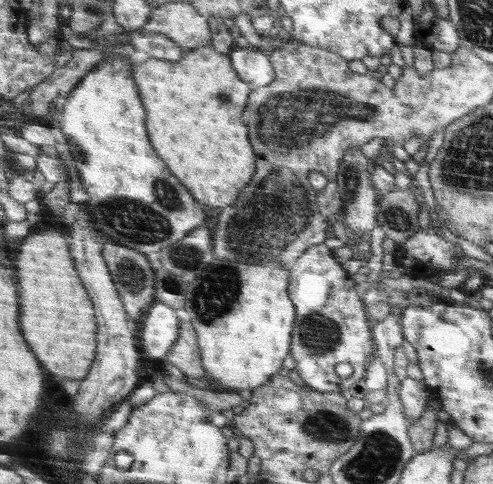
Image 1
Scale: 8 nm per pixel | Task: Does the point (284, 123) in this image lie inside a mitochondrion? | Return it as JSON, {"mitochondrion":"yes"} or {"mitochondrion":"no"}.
{"mitochondrion":"yes"}

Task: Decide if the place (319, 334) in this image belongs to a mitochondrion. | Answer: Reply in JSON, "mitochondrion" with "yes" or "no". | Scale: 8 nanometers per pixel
{"mitochondrion":"yes"}

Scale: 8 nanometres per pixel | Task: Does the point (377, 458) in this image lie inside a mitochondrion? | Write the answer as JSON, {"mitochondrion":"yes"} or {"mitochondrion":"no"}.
{"mitochondrion":"yes"}

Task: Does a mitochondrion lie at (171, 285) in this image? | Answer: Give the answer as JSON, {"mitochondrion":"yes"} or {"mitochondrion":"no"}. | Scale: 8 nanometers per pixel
{"mitochondrion":"yes"}

